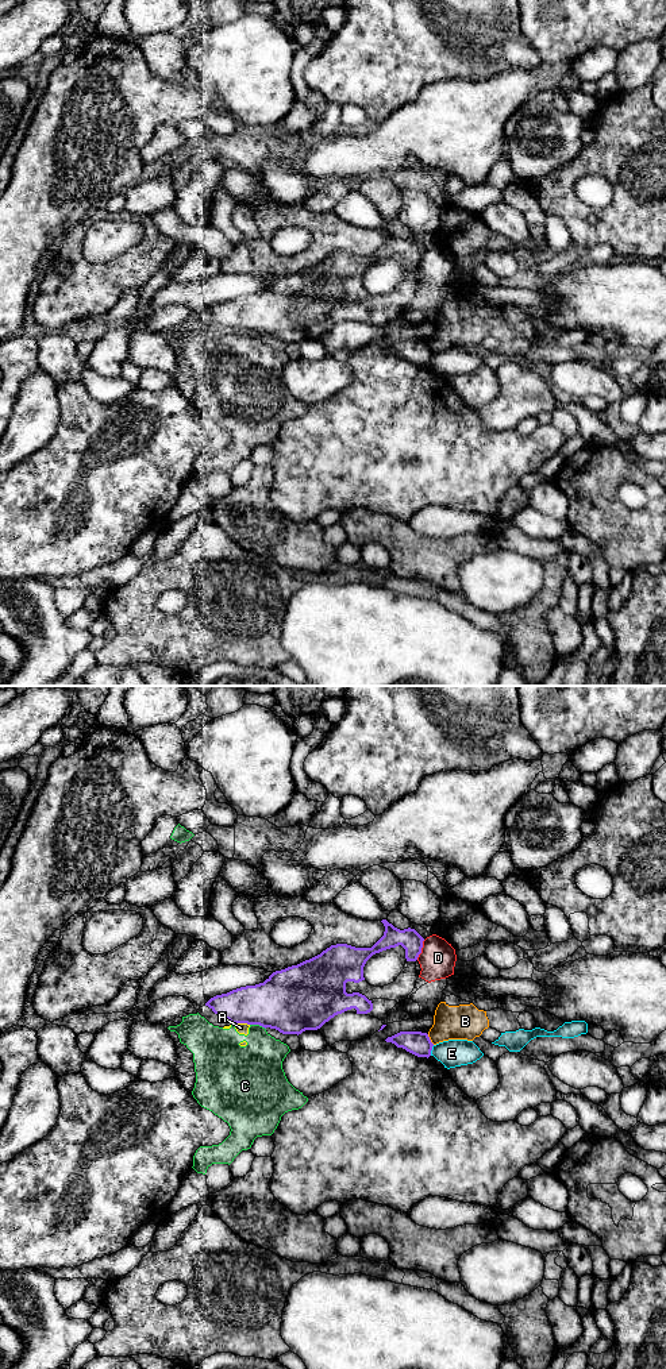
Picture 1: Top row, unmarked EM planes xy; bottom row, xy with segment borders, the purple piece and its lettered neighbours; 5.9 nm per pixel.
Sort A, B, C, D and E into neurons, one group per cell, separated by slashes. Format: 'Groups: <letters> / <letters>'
Groups: A C / B / D / E

